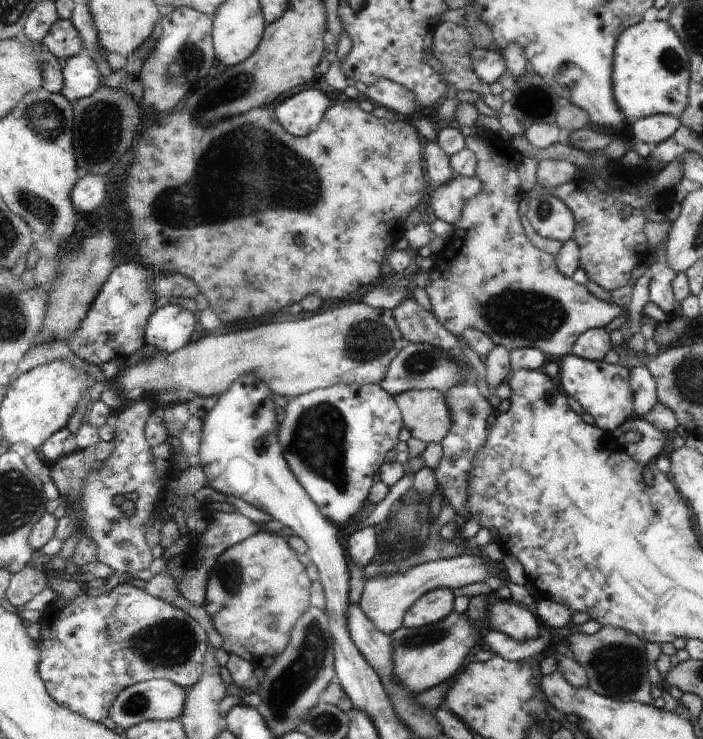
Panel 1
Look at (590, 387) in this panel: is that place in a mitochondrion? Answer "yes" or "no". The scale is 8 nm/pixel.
no

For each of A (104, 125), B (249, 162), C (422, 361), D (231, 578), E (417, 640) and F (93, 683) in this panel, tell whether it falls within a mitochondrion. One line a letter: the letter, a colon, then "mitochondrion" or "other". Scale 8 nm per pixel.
A: mitochondrion
B: mitochondrion
C: mitochondrion
D: mitochondrion
E: mitochondrion
F: other

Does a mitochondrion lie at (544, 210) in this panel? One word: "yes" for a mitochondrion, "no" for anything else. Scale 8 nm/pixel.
yes

